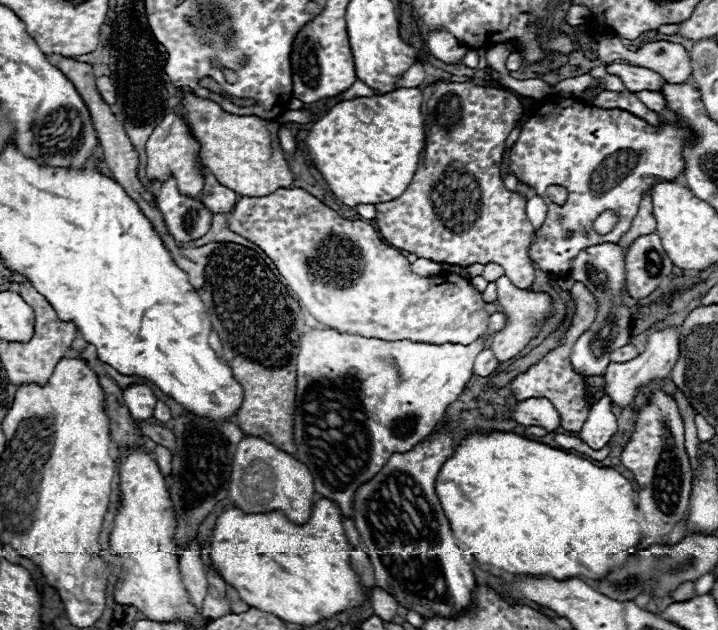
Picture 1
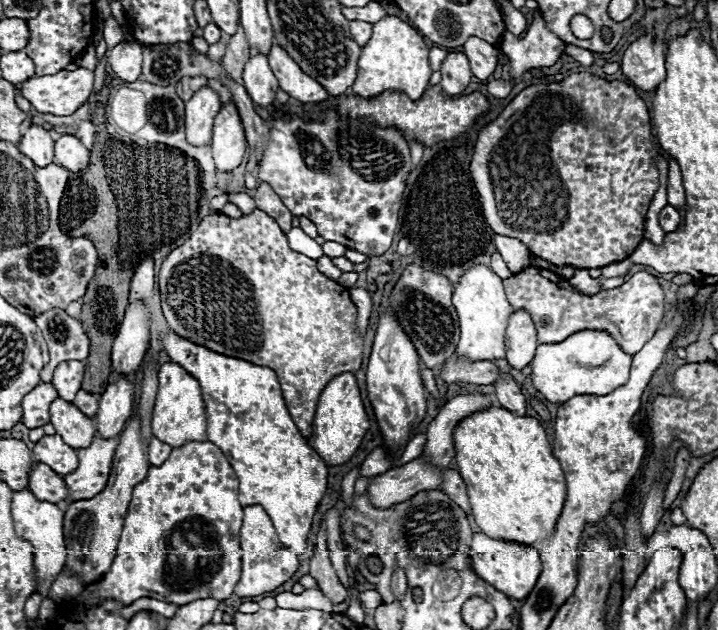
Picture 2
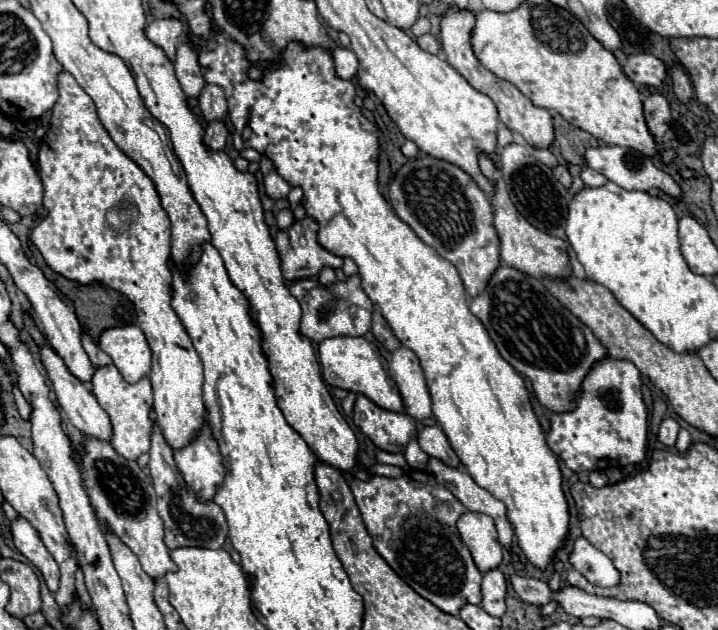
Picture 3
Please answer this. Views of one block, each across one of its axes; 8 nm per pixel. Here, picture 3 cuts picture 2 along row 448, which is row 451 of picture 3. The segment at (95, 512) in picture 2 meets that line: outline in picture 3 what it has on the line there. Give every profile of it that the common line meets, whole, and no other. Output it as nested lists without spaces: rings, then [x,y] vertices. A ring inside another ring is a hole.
[[[98,366],[90,380],[92,394],[98,404],[110,416],[112,438],[110,444],[114,450],[126,460],[138,460],[140,454],[150,450],[150,408],[152,408],[152,386],[148,378],[138,380],[136,384],[128,384],[116,366]]]

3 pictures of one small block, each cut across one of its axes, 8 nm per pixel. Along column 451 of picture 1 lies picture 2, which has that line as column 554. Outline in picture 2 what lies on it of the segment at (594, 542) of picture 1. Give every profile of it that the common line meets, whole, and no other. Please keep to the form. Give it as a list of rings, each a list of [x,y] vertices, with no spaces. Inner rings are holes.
[[[500,406],[478,410],[454,428],[454,450],[456,468],[468,488],[472,516],[486,536],[534,544],[554,532],[554,520],[558,520],[566,498],[566,482],[536,418],[518,416]]]

